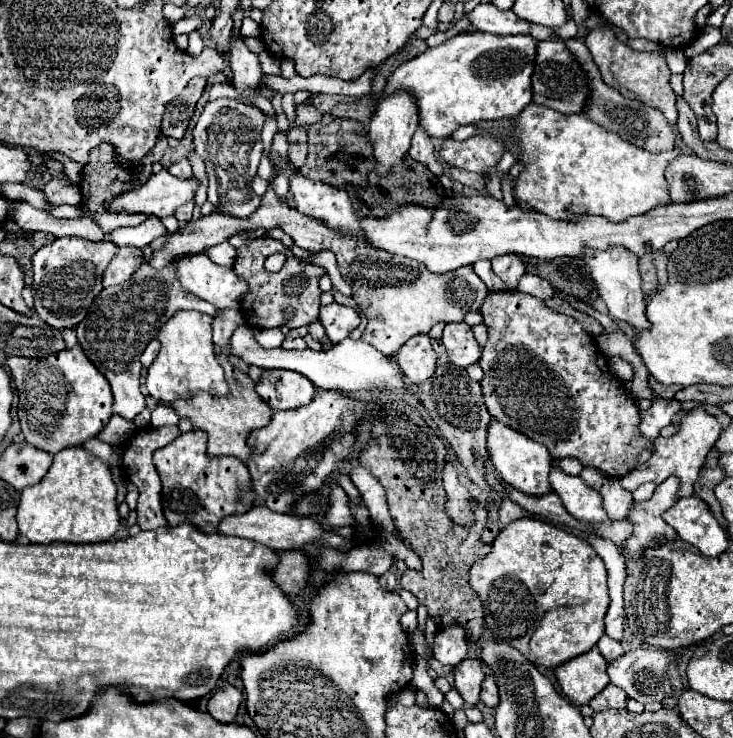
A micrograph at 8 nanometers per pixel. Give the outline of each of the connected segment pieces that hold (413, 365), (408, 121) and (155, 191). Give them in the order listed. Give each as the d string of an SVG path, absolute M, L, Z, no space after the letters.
M415 335L397 351L397 363L413 383L427 381L435 371L435 351L427 335Z
M399 89L395 93L383 97L377 103L377 113L369 125L369 137L375 143L373 153L375 153L379 173L387 173L389 167L401 163L401 157L405 157L405 153L409 151L411 137L413 137L417 125L419 125L419 109L417 109L415 97L409 95L409 91Z
M167 169L151 175L141 187L115 195L105 201L109 213L143 213L155 217L169 217L177 207L193 199L197 191L197 179L177 179Z

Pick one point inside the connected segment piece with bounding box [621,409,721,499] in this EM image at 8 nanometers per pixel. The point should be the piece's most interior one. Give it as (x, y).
(682, 455)

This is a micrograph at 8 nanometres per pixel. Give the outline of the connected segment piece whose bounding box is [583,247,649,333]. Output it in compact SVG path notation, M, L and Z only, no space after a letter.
M611 247L609 251L589 251L589 255L583 255L585 267L589 275L595 279L601 299L605 301L609 313L617 321L629 323L637 333L649 329L649 321L645 317L645 297L641 291L641 277L637 271L637 257L629 255L623 247Z

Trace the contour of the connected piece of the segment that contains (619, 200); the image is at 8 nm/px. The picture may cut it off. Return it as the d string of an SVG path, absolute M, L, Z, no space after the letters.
M529 103L515 119L513 119L513 139L519 141L517 161L523 165L523 173L519 173L517 185L513 189L513 197L517 203L527 203L535 211L541 211L553 219L567 219L573 213L585 215L601 215L613 221L625 221L633 215L643 215L645 211L669 203L669 191L665 181L665 167L680 155L679 149L649 155L649 151L641 151L631 143L621 141L621 137L613 131L603 129L587 115L563 115L545 105Z

